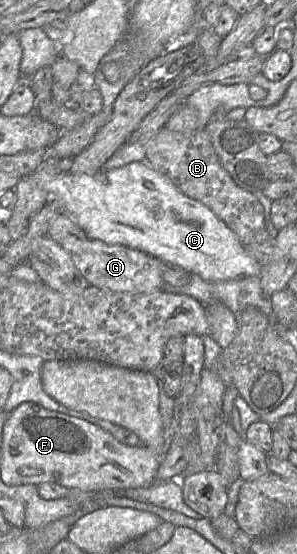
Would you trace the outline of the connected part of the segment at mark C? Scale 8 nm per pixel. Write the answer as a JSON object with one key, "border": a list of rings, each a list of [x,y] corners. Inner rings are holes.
{"border":[[[132,162],[116,169],[100,169],[93,175],[71,174],[49,184],[49,201],[57,202],[88,237],[110,245],[123,245],[148,253],[196,274],[206,281],[260,276],[262,265],[246,250],[237,234],[202,202],[185,195],[147,162]]]}

